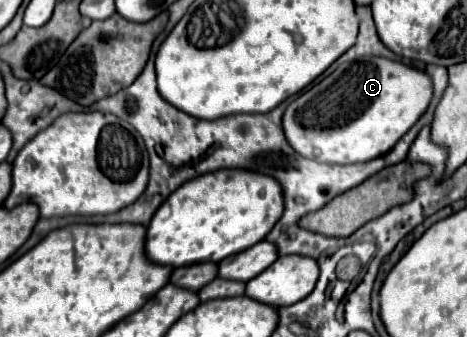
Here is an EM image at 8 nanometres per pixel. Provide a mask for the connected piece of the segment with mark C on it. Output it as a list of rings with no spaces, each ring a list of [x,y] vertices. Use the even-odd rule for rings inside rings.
[[[363,57],[353,63],[341,63],[323,81],[311,85],[297,99],[293,99],[283,115],[283,131],[289,145],[303,157],[333,165],[363,163],[385,155],[427,111],[431,97],[433,81],[425,71],[387,57]]]

